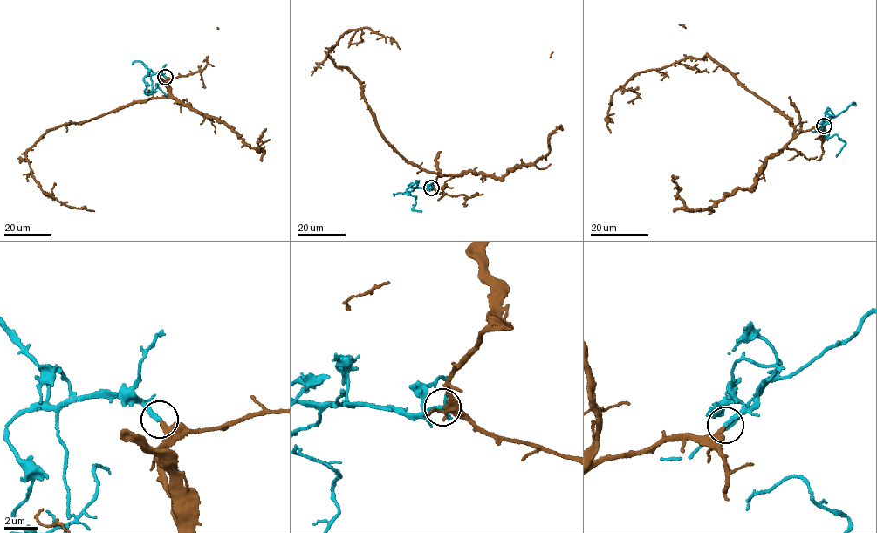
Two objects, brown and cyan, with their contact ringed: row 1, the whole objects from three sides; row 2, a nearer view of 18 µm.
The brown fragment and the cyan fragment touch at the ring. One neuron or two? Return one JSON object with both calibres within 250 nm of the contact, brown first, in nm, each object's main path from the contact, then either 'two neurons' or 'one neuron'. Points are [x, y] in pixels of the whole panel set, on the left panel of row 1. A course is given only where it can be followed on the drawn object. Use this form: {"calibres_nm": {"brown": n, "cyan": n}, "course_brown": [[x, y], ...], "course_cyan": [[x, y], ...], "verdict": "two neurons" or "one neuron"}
{"calibres_nm": {"brown": 360, "cyan": 280}, "course_brown": [[166, 77], [162, 99], [49, 129], [27, 152], [42, 191], [94, 211]], "course_cyan": [[165, 77], [154, 73], [147, 75], [143, 79], [147, 85], [144, 92], [150, 93], [156, 84], [167, 96]], "verdict": "one neuron"}

